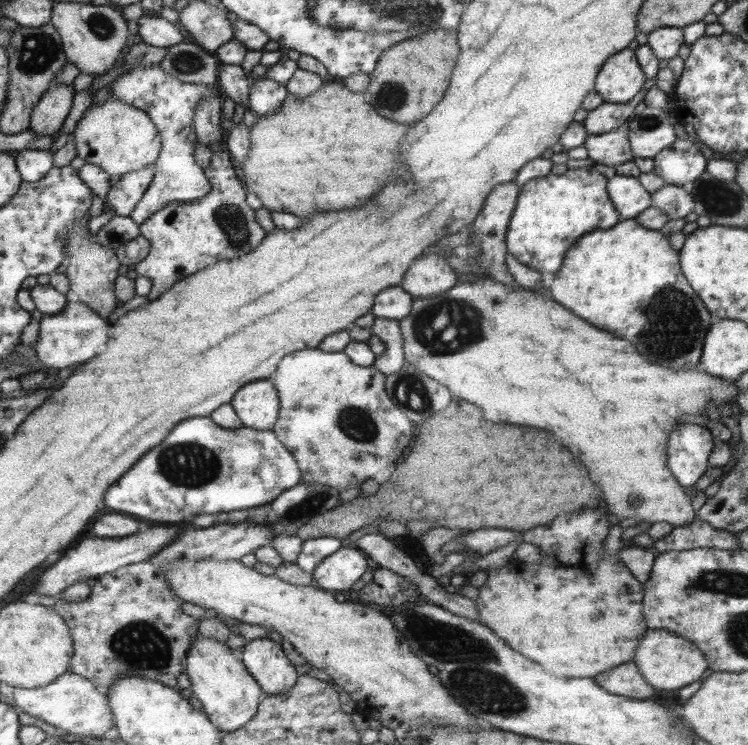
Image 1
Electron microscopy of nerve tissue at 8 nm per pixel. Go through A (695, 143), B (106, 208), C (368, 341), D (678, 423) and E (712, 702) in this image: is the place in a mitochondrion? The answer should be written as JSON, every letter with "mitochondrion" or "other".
{"A":"other","B":"other","C":"other","D":"other","E":"other"}

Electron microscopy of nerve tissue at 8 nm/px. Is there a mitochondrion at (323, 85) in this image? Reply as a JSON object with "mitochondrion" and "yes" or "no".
{"mitochondrion":"no"}

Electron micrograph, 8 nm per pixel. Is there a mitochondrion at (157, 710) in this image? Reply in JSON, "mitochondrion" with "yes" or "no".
{"mitochondrion":"no"}

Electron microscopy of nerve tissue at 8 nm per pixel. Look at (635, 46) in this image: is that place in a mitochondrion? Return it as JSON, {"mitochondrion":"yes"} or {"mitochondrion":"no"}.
{"mitochondrion":"no"}

